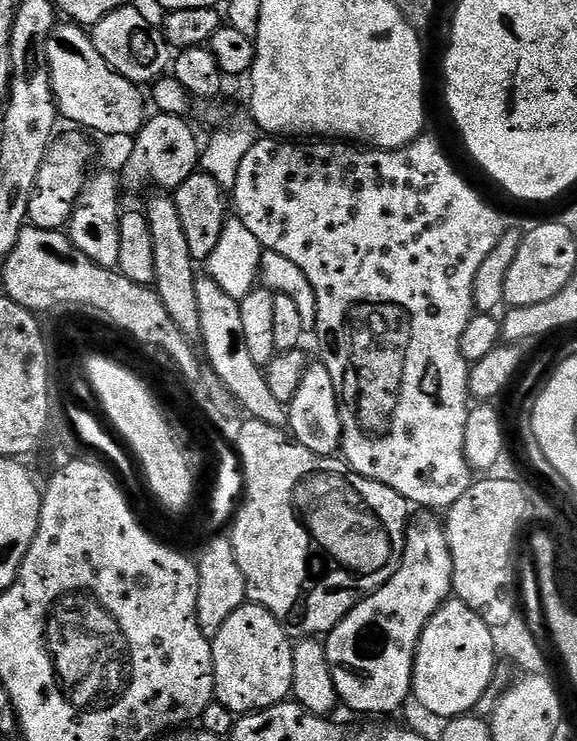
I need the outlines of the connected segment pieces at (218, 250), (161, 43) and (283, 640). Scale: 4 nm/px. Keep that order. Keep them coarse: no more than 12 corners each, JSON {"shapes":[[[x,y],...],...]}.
{"shapes":[[[232,218],[208,255],[207,275],[237,298],[261,285],[290,296],[303,333],[316,299],[294,262]],[[135,6],[91,29],[119,76],[151,85],[170,68],[170,45]],[[246,602],[211,637],[215,703],[285,703],[292,646]]]}

